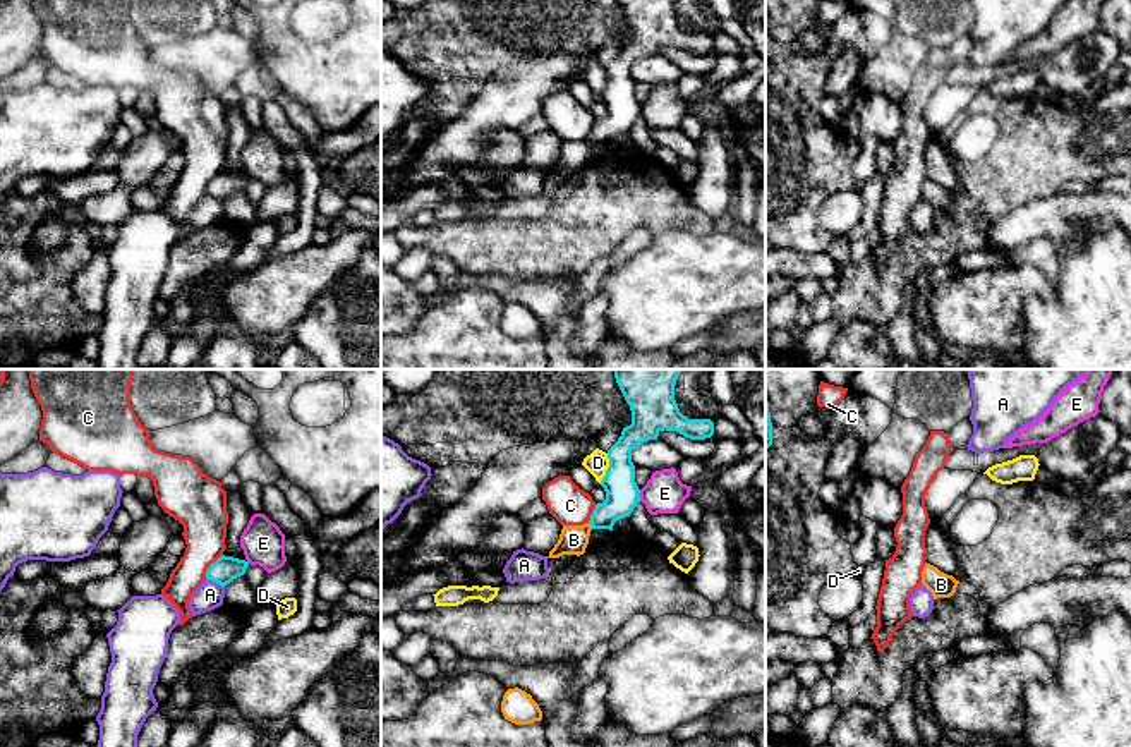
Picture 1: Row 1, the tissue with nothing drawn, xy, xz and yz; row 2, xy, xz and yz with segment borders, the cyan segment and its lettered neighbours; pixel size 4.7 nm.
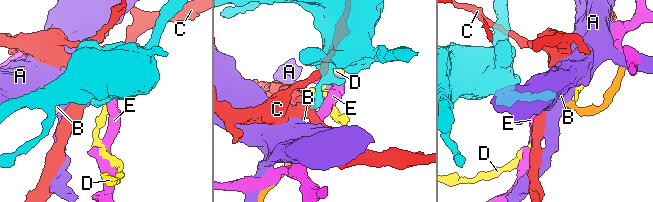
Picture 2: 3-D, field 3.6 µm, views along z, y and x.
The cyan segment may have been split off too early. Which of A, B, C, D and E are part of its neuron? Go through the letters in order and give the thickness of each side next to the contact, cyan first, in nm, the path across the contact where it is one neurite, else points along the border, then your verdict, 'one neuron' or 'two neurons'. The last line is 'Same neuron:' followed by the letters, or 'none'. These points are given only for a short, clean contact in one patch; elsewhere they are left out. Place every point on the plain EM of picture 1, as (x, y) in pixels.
A: calibres 120 and 130 nm; border xy (206, 193), (223, 203); two neurons
B: calibres 160 and 140 nm; way xz (622, 109), (591, 139), (574, 155); one neuron
C: calibres 120 and 220 nm; border xy (223, 170), (210, 181), (205, 193); two neurons
D: calibres 160 and 110 nm; border xz (608, 69), (608, 85), (599, 98); two neurons
E: calibres 160 and 190 nm; border xz (641, 105), (639, 115); two neurons
Same neuron: B

